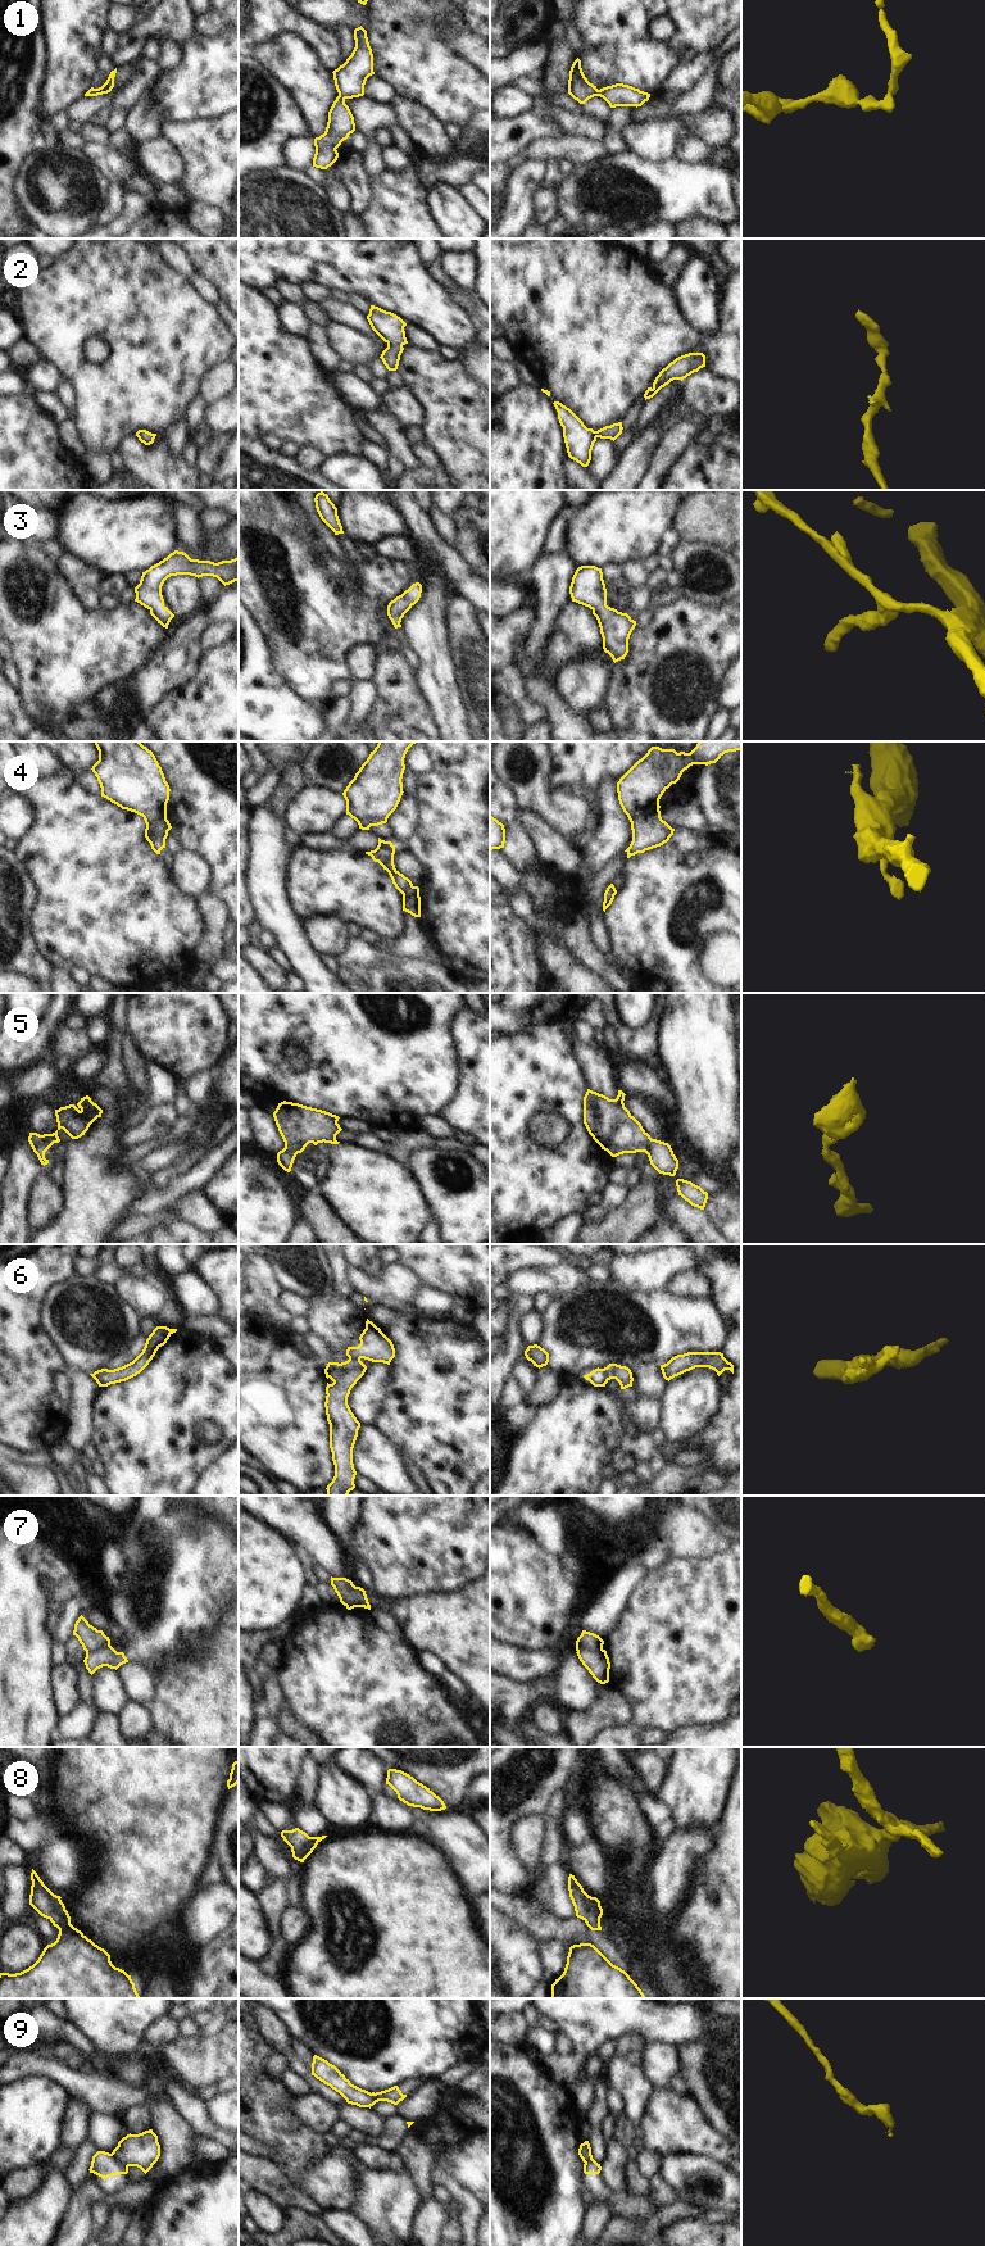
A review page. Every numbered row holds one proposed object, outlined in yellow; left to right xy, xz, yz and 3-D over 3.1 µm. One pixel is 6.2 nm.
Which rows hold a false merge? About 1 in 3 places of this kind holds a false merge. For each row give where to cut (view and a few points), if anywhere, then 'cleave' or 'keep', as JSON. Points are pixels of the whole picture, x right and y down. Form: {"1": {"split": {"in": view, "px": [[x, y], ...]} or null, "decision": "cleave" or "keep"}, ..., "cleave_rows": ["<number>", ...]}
{"1": {"split": null, "decision": "keep"}, "2": {"split": null, "decision": "keep"}, "3": {"split": null, "decision": "keep"}, "4": {"split": {"in": "yz", "px": [[658, 808], [639, 815], [632, 822], [631, 829]]}, "decision": "cleave"}, "5": {"split": null, "decision": "keep"}, "6": {"split": {"in": "yz", "px": [[602, 1369], [602, 1373], [608, 1379]]}, "decision": "cleave"}, "7": {"split": {"in": "yz", "px": [[602, 1648], [580, 1648], [577, 1651]]}, "decision": "cleave"}, "8": {"split": null, "decision": "keep"}, "9": {"split": {"in": "xy", "px": [[110, 2154], [127, 2167]]}, "decision": "cleave"}, "cleave_rows": ["4", "6", "7", "9"]}

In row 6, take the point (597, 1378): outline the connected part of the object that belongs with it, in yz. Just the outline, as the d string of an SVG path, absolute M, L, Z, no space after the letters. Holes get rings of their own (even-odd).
M595 1369L590 1374L584 1376L589 1380L594 1387L605 1387L608 1383L608 1378L603 1374L603 1369Z

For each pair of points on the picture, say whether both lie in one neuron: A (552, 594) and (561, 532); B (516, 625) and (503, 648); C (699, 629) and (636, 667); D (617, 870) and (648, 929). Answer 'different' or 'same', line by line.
A: different
B: same
C: same
D: different

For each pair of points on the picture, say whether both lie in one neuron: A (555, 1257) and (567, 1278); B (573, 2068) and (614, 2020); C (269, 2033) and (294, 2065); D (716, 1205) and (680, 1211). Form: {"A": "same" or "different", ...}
{"A": "different", "B": "same", "C": "same", "D": "different"}

